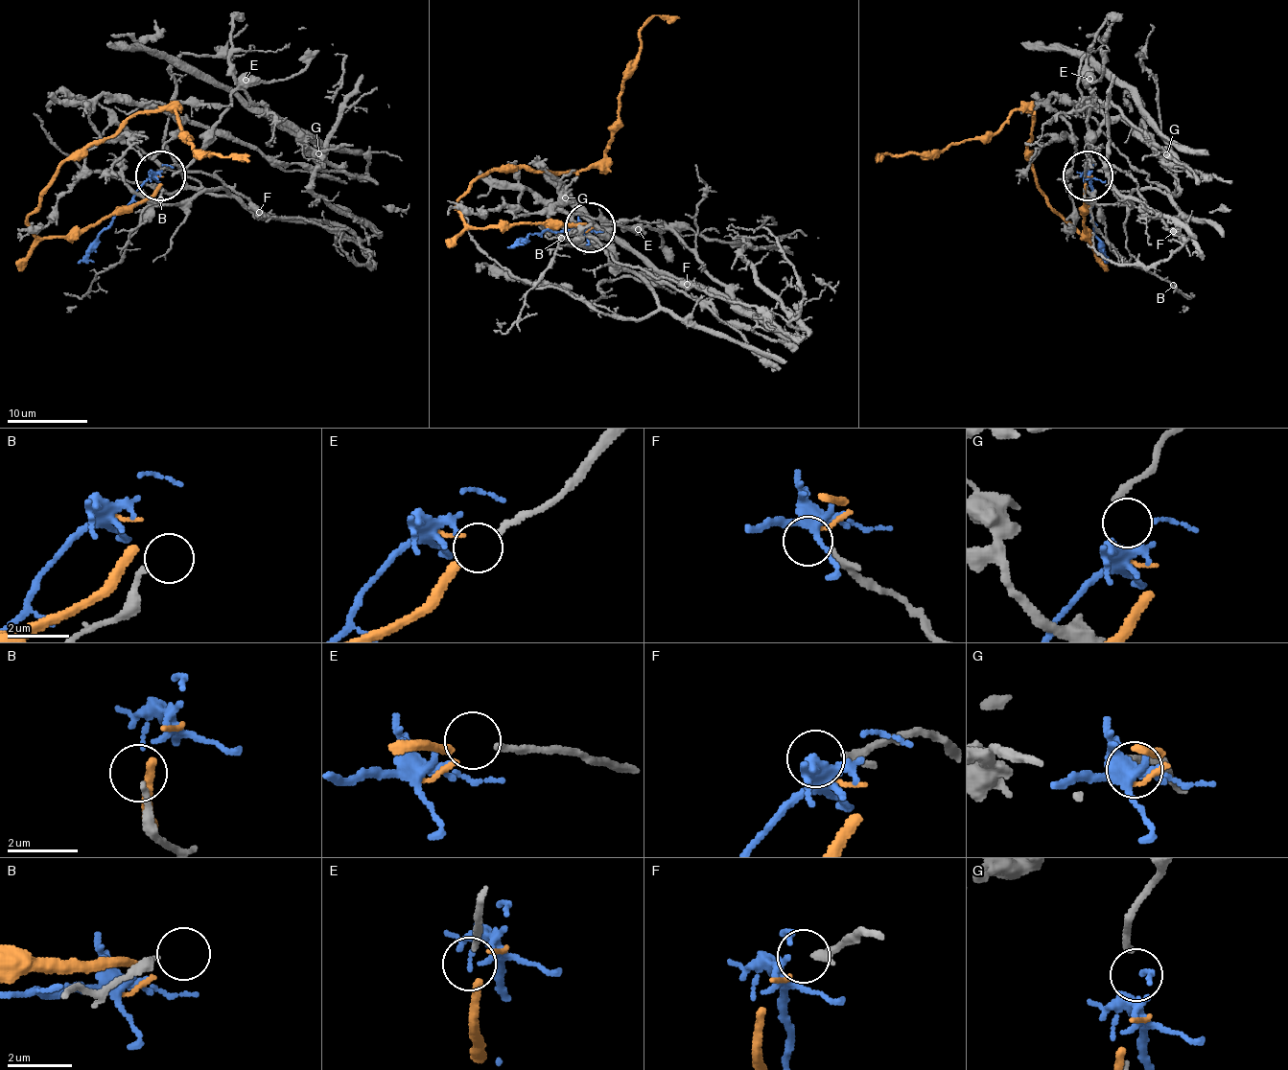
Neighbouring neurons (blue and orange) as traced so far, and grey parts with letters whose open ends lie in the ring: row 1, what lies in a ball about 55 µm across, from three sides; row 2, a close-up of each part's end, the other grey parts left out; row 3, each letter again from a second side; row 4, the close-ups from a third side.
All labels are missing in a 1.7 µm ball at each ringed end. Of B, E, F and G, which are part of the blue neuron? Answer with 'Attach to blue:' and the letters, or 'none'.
Attach to blue: G

